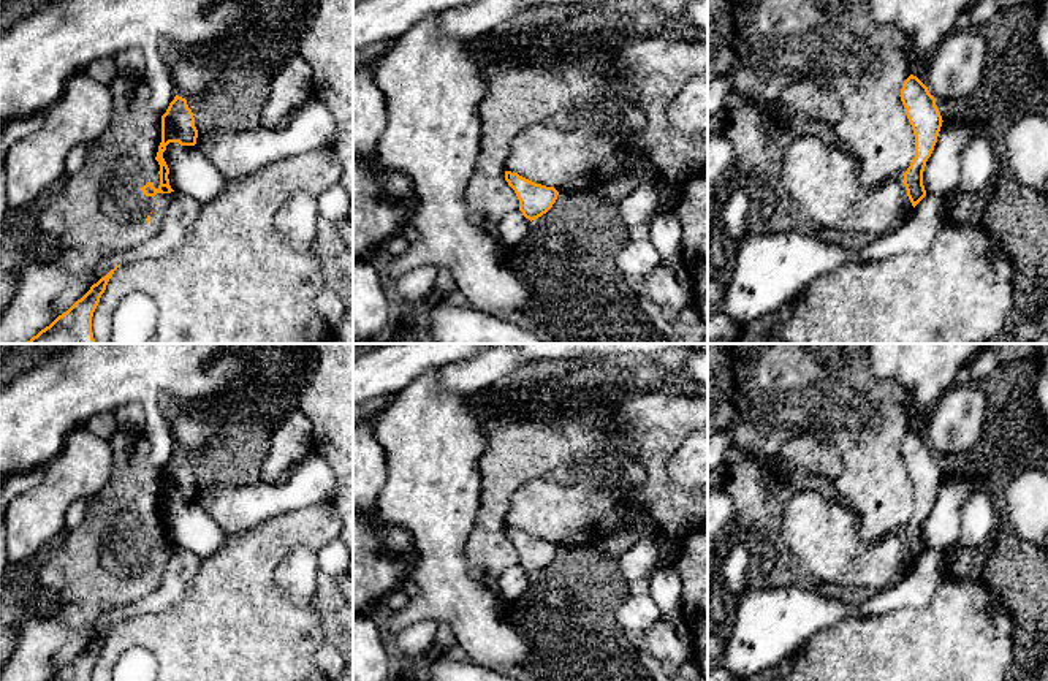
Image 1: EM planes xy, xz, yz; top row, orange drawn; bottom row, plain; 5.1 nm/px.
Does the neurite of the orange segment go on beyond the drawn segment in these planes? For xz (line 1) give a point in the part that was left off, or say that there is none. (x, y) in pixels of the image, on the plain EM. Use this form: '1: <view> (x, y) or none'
1: none

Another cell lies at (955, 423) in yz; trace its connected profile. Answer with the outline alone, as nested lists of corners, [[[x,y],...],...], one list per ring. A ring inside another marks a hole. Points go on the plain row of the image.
[[[977,383],[953,385],[929,413],[928,445],[936,455],[966,455],[980,440],[986,394]]]

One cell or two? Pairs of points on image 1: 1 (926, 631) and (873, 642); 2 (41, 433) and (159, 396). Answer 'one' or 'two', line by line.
1: one
2: one

